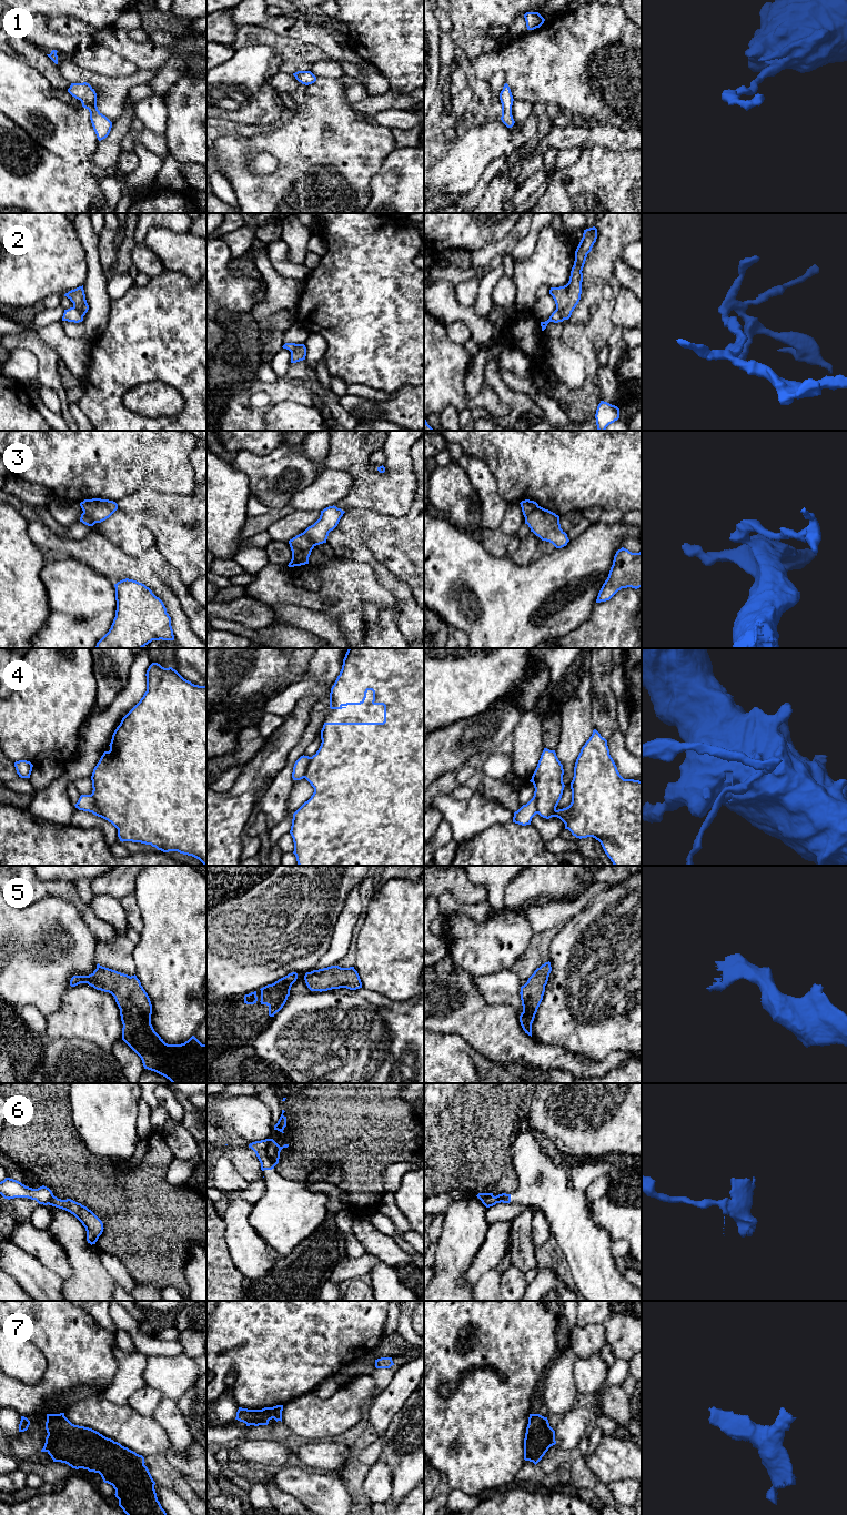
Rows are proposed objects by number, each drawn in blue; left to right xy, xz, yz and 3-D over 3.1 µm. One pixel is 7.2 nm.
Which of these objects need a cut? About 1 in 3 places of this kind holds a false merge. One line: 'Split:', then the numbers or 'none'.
Split: 2, 3, 4, 6

